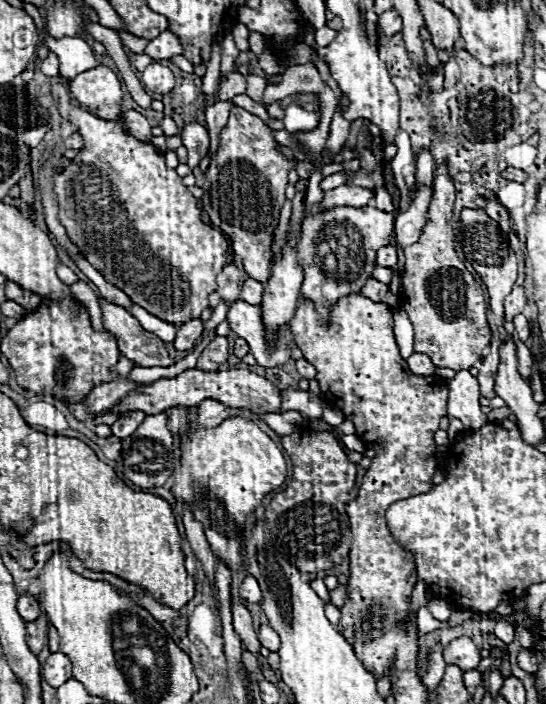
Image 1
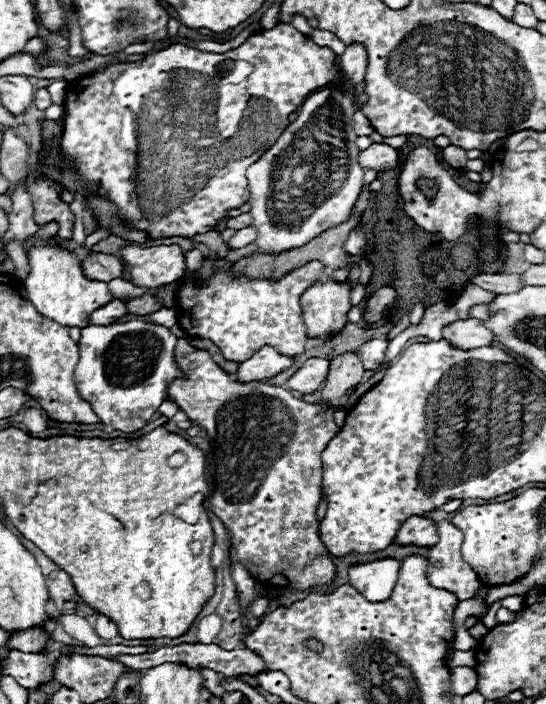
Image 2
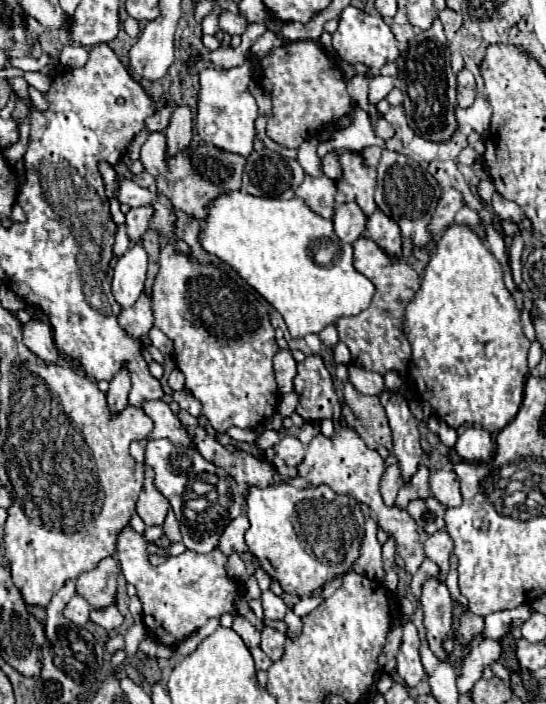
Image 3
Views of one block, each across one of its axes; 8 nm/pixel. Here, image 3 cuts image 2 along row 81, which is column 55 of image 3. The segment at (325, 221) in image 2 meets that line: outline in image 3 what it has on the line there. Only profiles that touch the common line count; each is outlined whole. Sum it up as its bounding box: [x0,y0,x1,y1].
[24,320,60,364]

